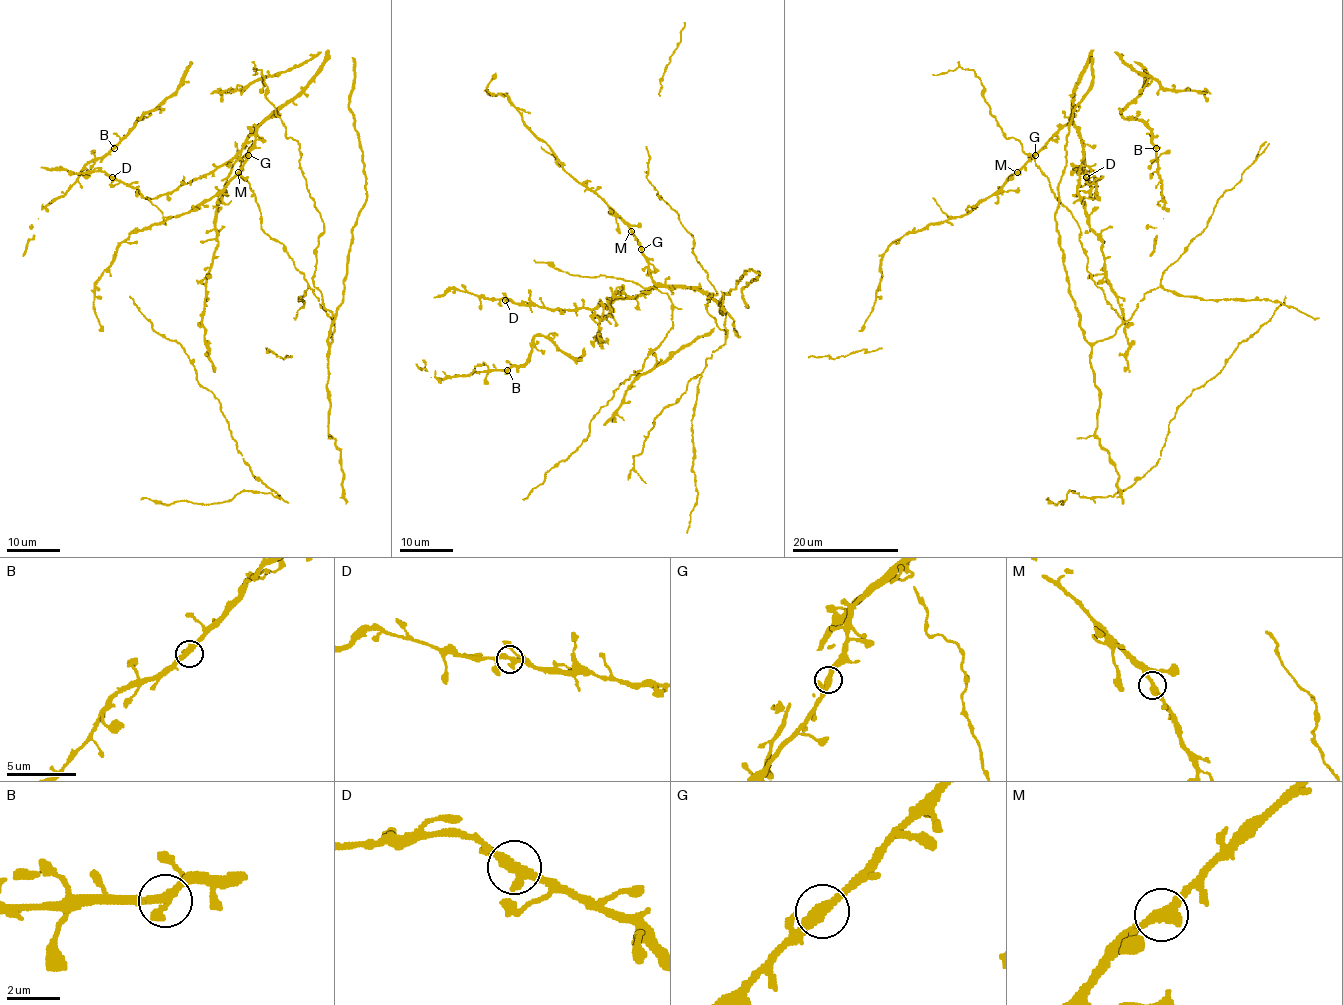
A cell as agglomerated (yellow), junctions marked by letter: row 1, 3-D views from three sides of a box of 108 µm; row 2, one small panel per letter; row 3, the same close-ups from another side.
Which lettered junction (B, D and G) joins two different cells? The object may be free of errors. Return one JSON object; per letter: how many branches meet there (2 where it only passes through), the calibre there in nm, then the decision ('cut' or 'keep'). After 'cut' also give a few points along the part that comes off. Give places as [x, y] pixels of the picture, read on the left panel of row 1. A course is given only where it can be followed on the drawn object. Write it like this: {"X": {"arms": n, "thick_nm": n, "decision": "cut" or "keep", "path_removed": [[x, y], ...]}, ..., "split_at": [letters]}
{"B": {"arms": 2, "thick_nm": 400, "decision": "keep"}, "D": {"arms": 2, "thick_nm": 360, "decision": "keep"}, "G": {"arms": 2, "thick_nm": 380, "decision": "keep"}, "split_at": []}

